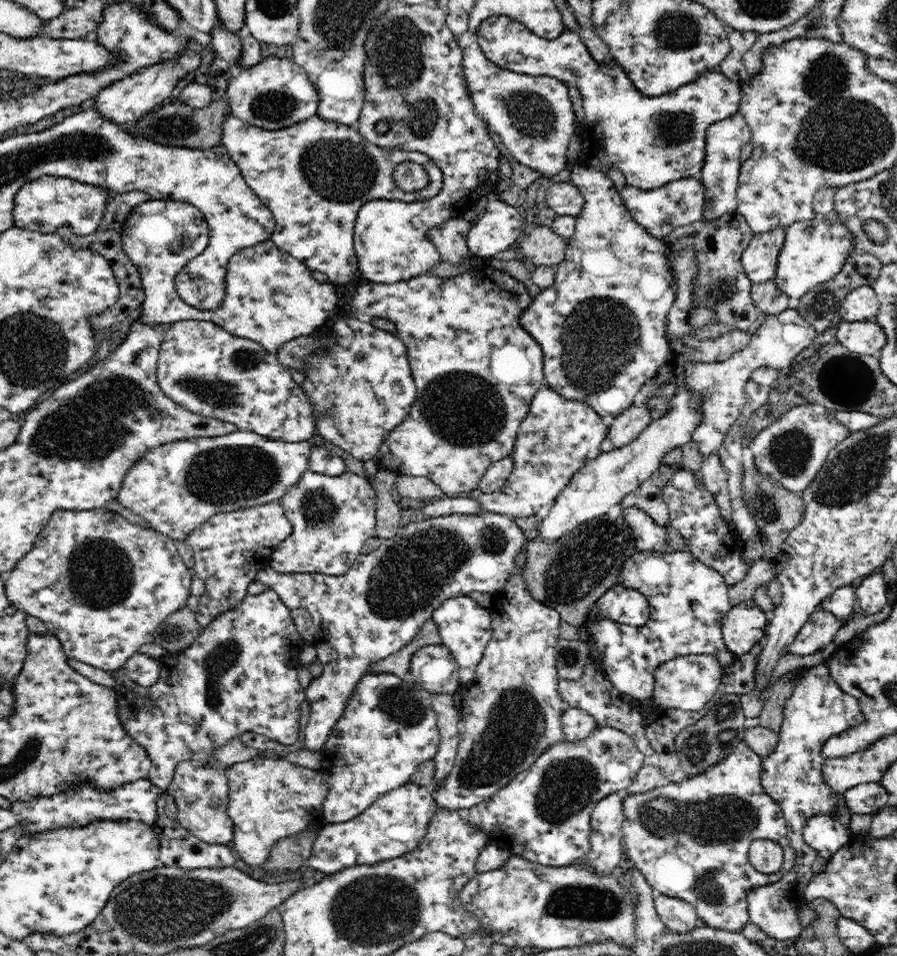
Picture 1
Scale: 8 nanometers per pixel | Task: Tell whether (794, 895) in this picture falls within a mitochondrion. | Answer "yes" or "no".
no

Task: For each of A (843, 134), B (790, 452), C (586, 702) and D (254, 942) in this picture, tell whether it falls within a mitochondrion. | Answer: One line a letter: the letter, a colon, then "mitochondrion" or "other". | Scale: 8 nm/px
A: mitochondrion
B: mitochondrion
C: other
D: mitochondrion

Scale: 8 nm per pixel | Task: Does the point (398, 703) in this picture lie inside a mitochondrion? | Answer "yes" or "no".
yes

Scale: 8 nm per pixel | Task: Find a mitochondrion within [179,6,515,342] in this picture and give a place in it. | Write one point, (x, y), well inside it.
(397, 53)

